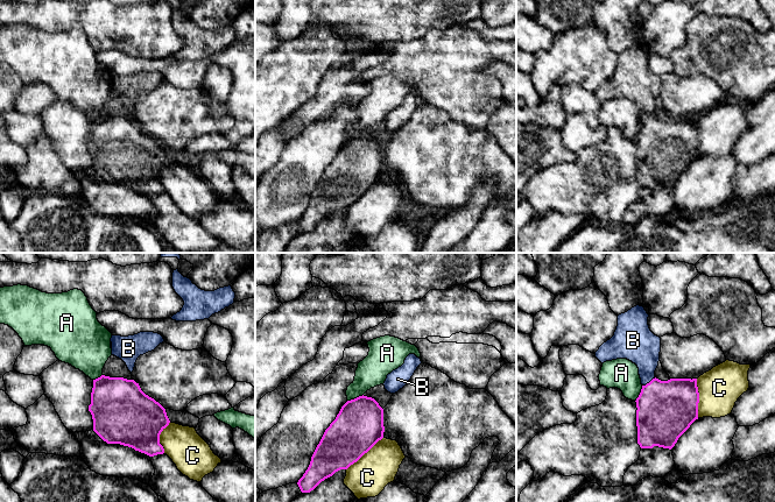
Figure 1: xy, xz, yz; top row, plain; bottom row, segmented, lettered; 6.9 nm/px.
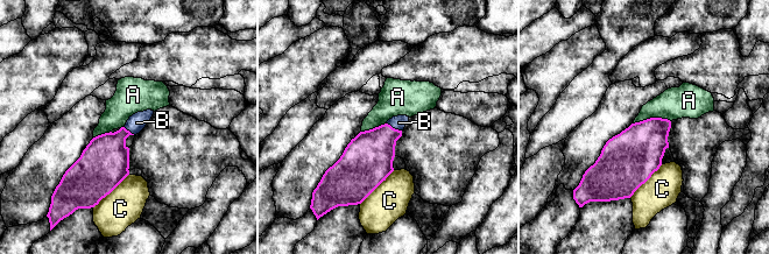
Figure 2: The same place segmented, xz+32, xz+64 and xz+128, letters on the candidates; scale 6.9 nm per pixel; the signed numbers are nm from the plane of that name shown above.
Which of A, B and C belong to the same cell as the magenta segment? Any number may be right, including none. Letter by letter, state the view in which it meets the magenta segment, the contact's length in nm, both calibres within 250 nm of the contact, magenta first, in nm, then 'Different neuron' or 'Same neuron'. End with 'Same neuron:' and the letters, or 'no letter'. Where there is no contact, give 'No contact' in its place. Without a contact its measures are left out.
A: Touches magenta in xz. Shared border 120 nm. Thickness 340 nm (magenta) against 200 nm. Different neuron
B: Touches magenta in yz. Shared border 110 nm. Thickness 400 nm (magenta) against 240 nm. Same neuron
C: Touches magenta in yz. Shared border 280 nm. Thickness 400 nm (magenta) against 280 nm. Different neuron
Same neuron: B

